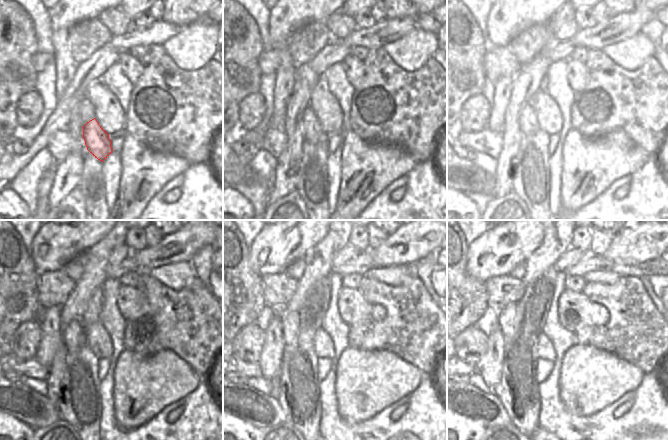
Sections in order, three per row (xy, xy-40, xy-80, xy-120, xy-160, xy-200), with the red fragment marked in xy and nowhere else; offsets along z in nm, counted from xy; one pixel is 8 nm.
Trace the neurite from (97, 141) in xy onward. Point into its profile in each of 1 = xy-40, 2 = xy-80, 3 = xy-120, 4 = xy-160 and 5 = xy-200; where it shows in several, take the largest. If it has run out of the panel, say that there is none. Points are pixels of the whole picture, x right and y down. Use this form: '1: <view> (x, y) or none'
1: xy-40 (312, 130)
2: xy-80 (528, 123)
3: xy-120 (74, 338)
4: xy-160 (289, 320)
5: xy-200 (508, 313)

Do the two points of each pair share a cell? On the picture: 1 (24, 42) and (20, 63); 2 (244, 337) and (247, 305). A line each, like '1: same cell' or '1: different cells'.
1: same cell
2: different cells

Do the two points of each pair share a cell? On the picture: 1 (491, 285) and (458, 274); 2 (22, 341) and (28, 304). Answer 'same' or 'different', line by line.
1: different
2: different

